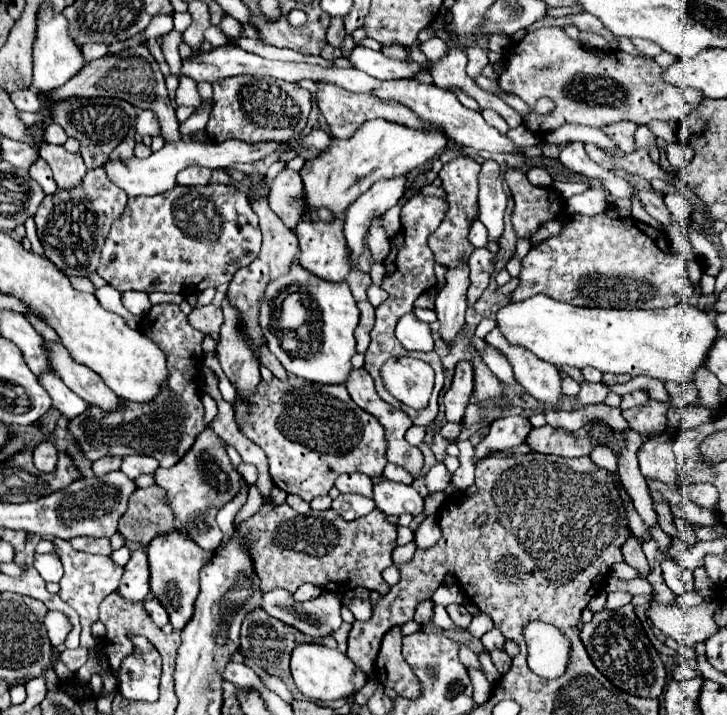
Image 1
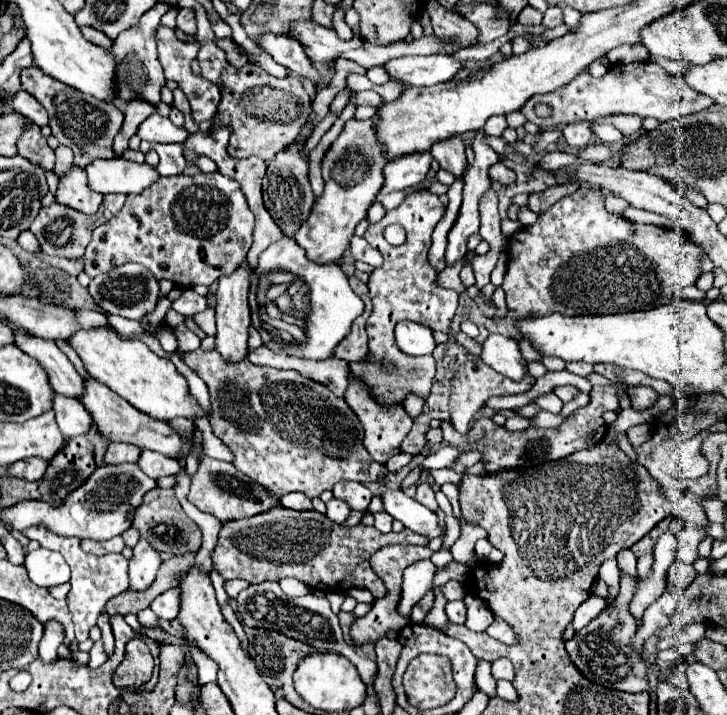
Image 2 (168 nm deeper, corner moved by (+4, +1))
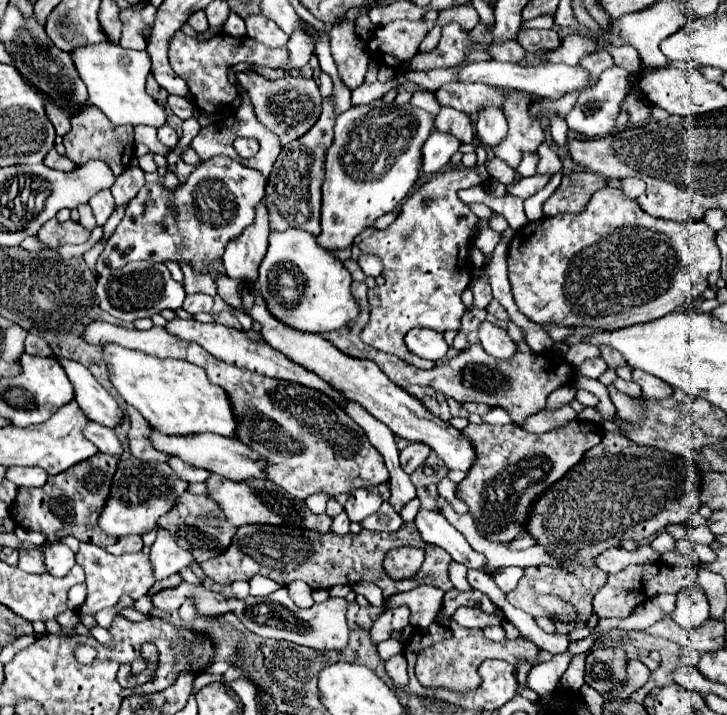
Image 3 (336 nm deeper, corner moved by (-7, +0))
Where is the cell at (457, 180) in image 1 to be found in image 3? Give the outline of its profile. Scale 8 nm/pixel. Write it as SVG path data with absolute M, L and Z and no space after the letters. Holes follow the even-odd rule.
M442 108L434 120L438 132L444 134L452 134L460 140L460 144L472 144L474 132L472 132L472 124L470 118L454 108Z

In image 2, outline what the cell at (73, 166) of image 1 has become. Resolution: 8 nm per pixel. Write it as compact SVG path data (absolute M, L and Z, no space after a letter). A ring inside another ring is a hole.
M73 167L69 171L69 175L59 181L55 201L65 205L65 207L71 207L79 213L93 215L93 213L97 213L97 209L103 201L103 195L99 195L95 191L89 191L85 187L85 171L79 169L79 167Z

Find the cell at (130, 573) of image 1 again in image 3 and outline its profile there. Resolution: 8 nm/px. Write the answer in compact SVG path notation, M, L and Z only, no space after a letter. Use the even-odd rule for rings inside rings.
M158 530L158 538L150 548L150 564L156 580L164 580L170 574L180 572L182 568L190 566L190 562L194 562L192 554L182 550L166 530Z

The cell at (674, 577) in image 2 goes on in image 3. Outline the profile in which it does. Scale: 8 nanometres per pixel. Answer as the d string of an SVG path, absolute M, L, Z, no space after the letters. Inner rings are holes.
M700 586L696 588L684 588L684 592L678 592L678 602L672 614L668 614L672 620L676 620L686 630L694 630L702 626L702 622L708 618L708 600Z

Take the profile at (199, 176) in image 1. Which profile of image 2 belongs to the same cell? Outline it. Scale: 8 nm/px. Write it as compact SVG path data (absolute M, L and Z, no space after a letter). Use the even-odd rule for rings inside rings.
M153 143L153 151L159 155L159 165L157 171L159 175L179 175L185 171L185 157L183 157L183 147L181 145L161 145Z

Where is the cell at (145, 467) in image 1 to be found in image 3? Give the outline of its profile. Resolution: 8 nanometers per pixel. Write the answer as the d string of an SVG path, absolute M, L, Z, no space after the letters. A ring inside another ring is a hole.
M168 458L168 464L170 468L182 478L182 480L188 480L188 482L204 482L210 472L208 470L202 470L202 468L196 468L196 466L190 466L178 458Z

